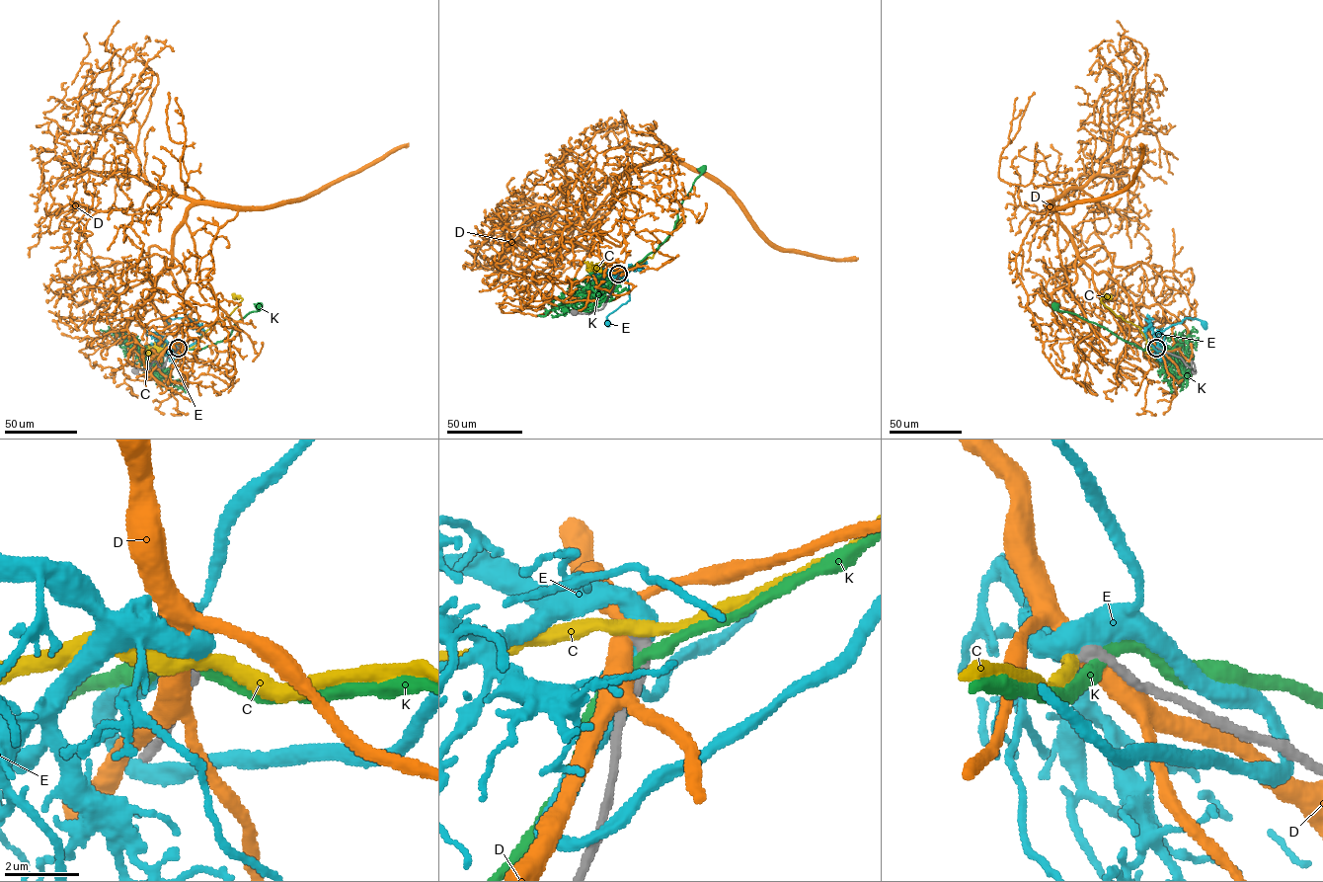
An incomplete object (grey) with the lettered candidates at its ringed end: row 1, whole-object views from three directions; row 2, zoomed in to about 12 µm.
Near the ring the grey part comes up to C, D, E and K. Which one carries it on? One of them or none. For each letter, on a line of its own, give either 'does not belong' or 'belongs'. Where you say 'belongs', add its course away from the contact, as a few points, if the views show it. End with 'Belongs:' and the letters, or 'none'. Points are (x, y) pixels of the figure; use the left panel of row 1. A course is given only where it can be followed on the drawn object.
C: belongs; it runs (177, 348), (192, 348), (206, 331), (223, 320), (242, 300), (235, 295)
D: does not belong
E: does not belong
K: does not belong
Belongs: C

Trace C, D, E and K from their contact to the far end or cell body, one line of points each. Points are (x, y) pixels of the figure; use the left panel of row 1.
C: (177, 348), (192, 348), (206, 331), (223, 320), (242, 300), (235, 295)
D: (177, 347), (151, 293), (192, 202), (154, 188), (119, 120), (81, 104), (87, 33)
E: (178, 347), (188, 321), (184, 318), (167, 318), (167, 329)
K: (178, 348), (200, 350), (222, 341), (231, 334), (236, 323), (259, 307)

